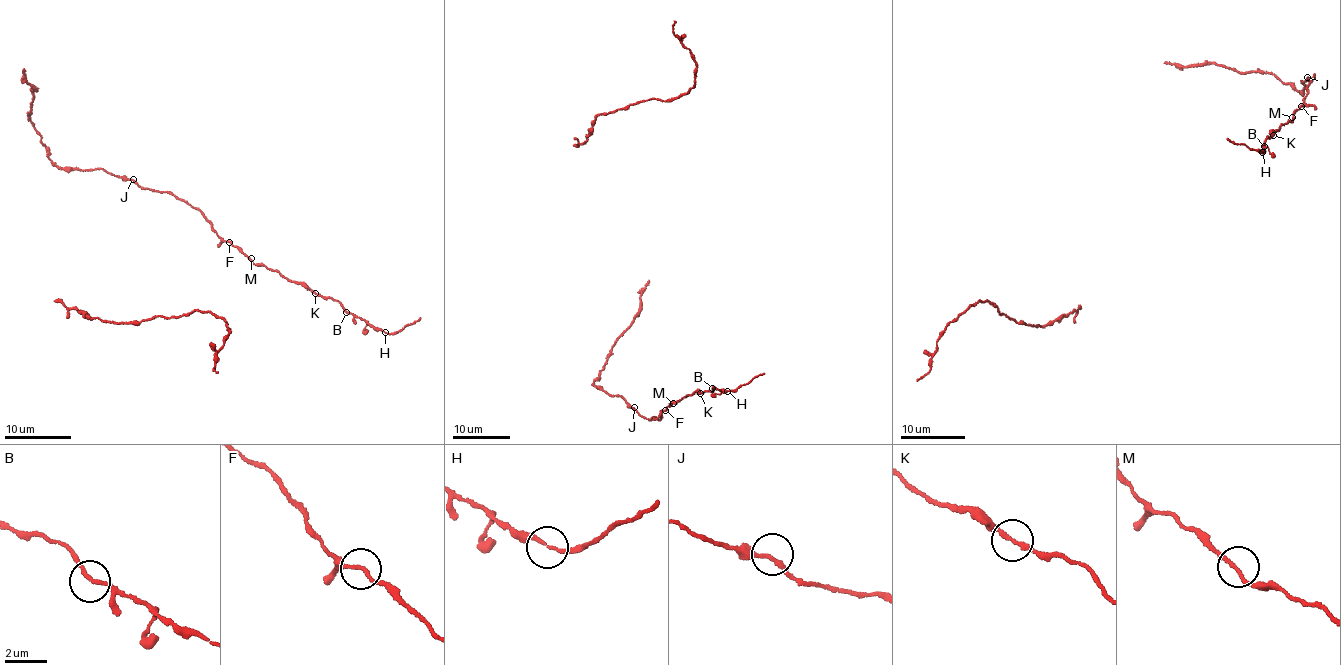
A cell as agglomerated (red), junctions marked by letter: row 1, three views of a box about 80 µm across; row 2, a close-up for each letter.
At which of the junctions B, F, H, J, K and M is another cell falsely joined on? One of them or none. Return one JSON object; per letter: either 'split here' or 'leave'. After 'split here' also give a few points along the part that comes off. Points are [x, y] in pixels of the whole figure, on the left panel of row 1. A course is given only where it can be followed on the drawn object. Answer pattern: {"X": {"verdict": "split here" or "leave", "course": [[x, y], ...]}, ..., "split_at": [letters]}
{"B": {"verdict": "leave"}, "F": {"verdict": "leave"}, "H": {"verdict": "leave"}, "J": {"verdict": "leave"}, "K": {"verdict": "leave"}, "M": {"verdict": "leave"}, "split_at": []}

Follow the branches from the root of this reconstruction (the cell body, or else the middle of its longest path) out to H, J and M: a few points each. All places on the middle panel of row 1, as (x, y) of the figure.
H: (640, 295), (634, 322), (612, 346), (595, 385), (659, 420), (660, 410), (687, 395), (727, 391)
J: (640, 295), (640, 308), (634, 322), (612, 346), (607, 364), (593, 383), (610, 395), (618, 394), (634, 407)
M: (640, 295), (634, 322), (612, 346), (593, 383), (618, 394), (647, 419), (659, 420), (660, 410), (673, 403)

